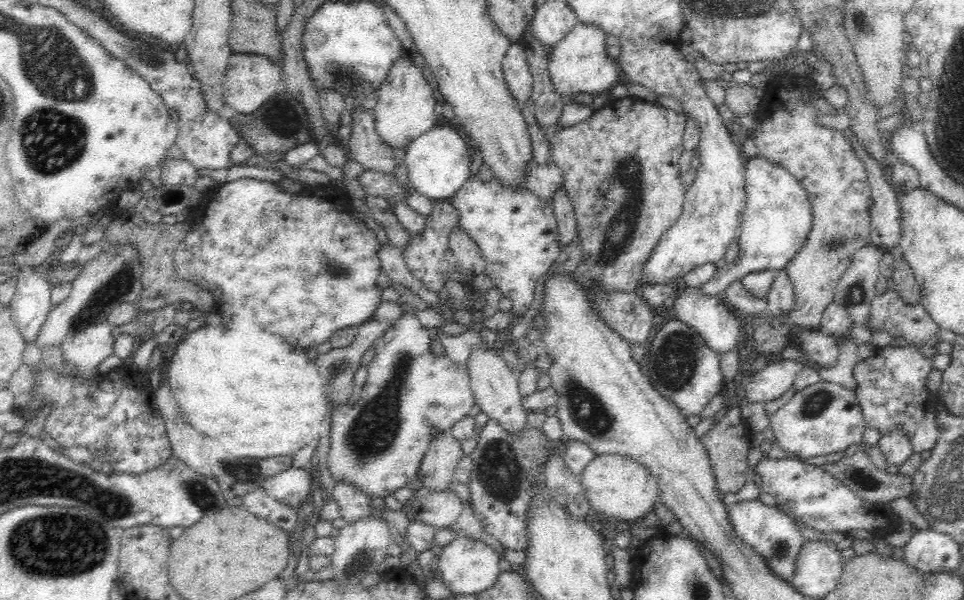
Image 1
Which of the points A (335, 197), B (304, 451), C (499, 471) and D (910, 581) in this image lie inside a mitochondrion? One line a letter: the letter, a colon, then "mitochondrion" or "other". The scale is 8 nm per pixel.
A: other
B: other
C: mitochondrion
D: other

